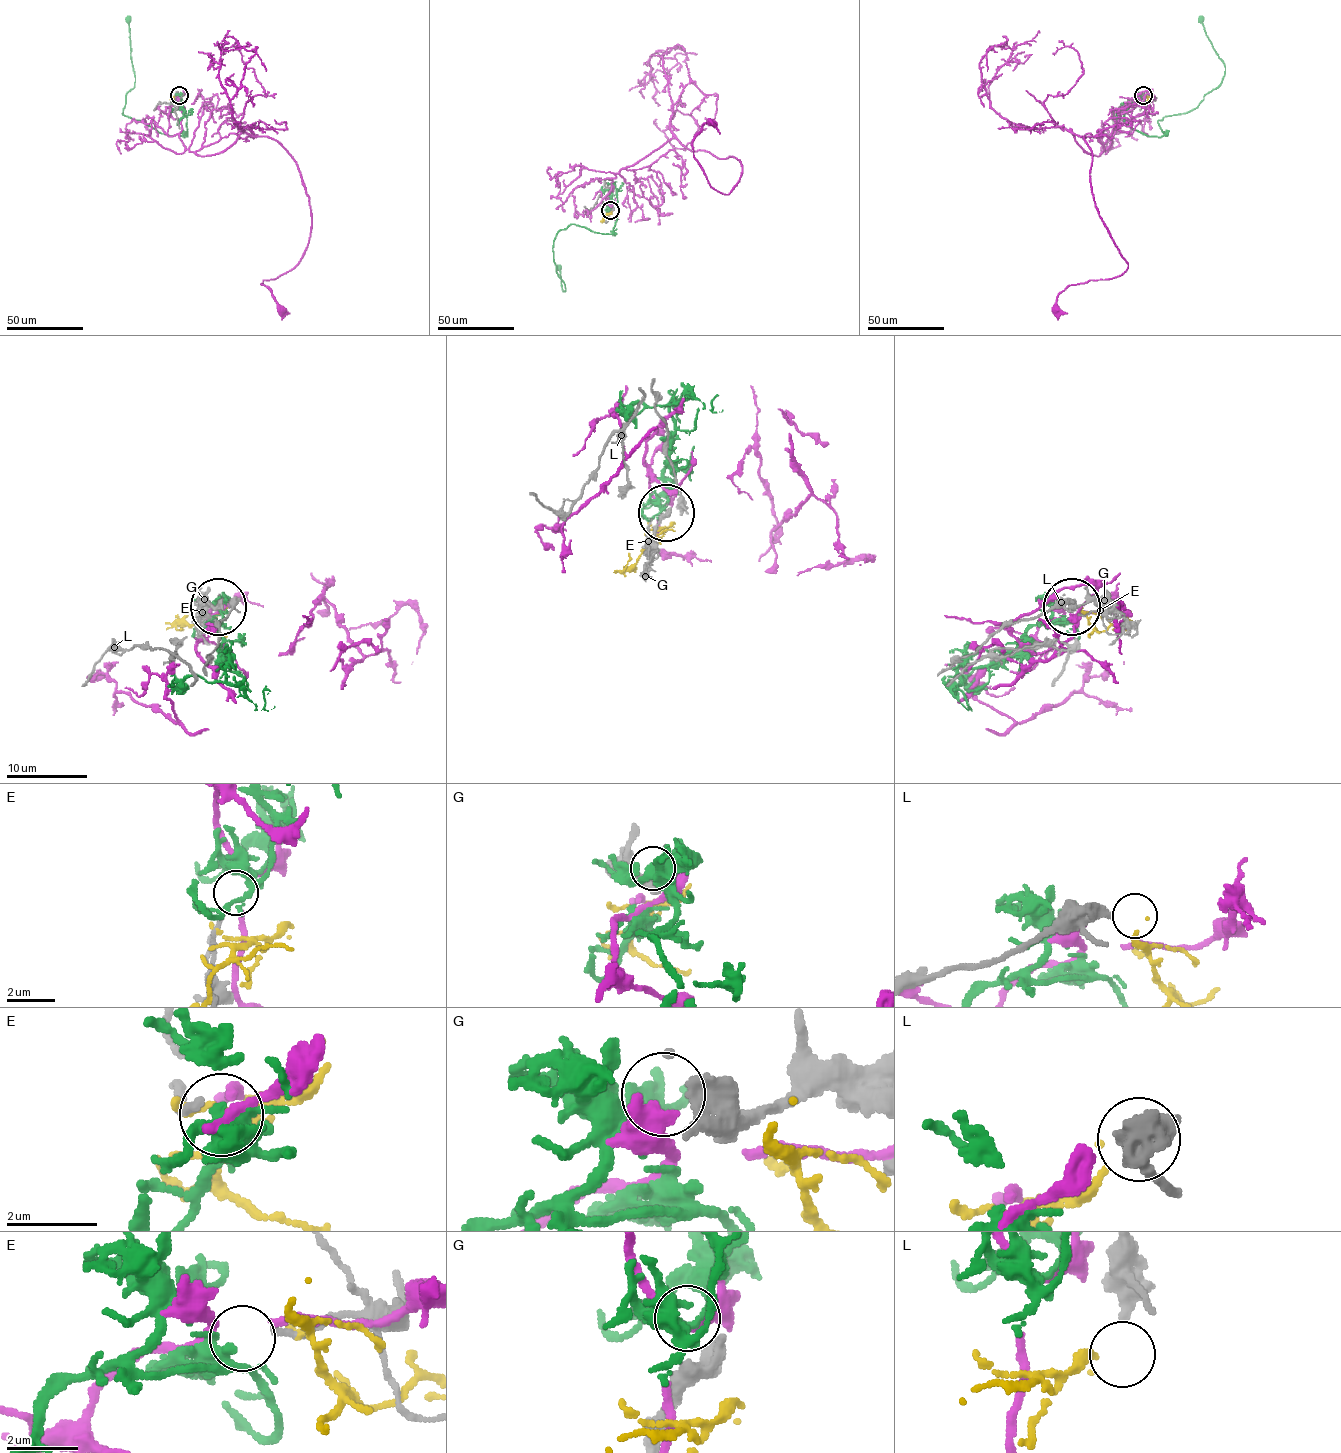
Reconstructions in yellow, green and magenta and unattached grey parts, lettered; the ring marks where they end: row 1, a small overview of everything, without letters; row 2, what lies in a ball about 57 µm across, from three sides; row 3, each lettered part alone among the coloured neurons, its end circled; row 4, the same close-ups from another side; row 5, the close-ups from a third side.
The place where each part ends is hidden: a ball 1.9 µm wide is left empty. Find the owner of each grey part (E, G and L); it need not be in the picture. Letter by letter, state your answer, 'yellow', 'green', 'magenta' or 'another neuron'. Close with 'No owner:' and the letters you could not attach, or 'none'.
E: another neuron
G: green
L: another neuron
No owner: E, L

